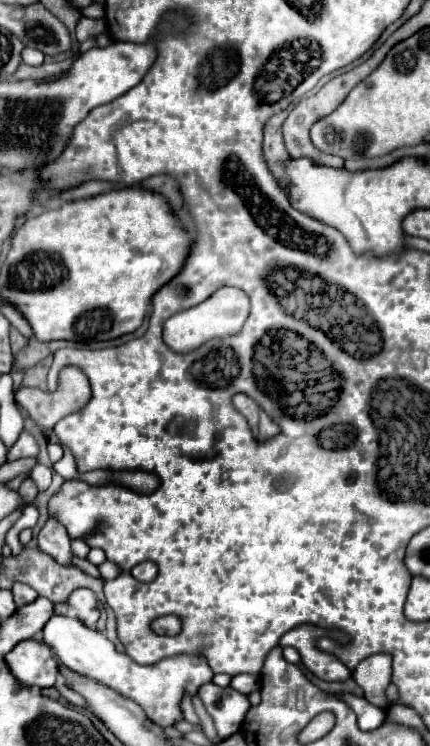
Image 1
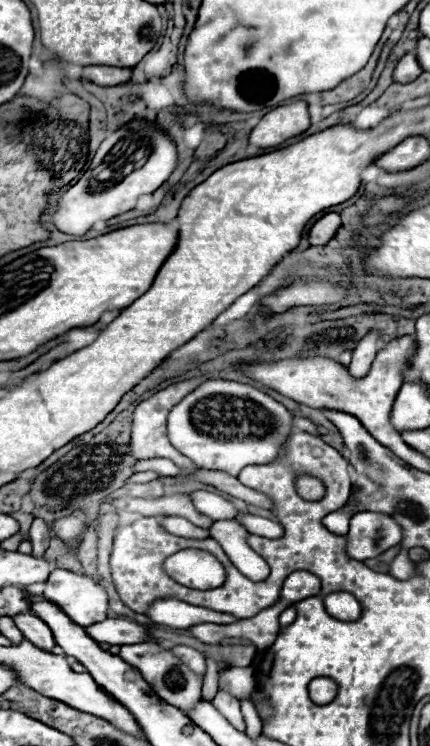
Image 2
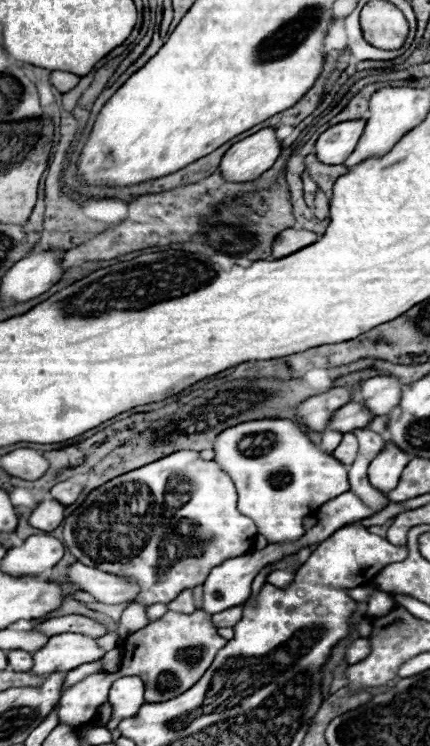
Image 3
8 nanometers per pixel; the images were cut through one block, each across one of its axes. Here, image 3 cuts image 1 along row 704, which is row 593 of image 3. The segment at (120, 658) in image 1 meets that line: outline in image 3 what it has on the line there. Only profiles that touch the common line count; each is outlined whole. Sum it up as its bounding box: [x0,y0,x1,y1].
[64,450,258,604]

